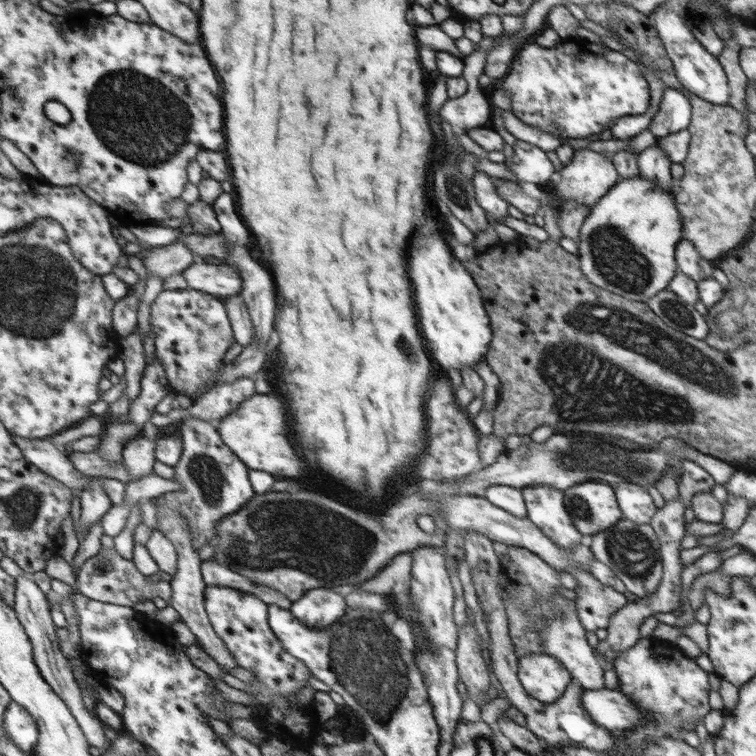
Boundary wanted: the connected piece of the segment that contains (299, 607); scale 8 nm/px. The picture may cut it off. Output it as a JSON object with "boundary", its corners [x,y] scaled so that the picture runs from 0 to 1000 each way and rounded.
{"boundary":[[[431,778],[411,779],[397,792],[386,795],[382,806],[410,831],[434,831],[458,810],[455,791]]]}

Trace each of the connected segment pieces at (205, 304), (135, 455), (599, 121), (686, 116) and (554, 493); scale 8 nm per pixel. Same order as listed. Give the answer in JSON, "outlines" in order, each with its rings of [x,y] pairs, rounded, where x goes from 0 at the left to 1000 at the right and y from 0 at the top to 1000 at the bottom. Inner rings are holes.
{"outlines":[[[[263,382],[257,384],[216,384],[208,396],[201,402],[201,414],[198,427],[205,433],[205,438],[208,439],[208,446],[205,447],[206,455],[206,468],[210,470],[210,475],[216,479],[216,483],[220,485],[225,508],[228,509],[229,517],[234,521],[247,522],[249,525],[258,529],[266,520],[270,520],[274,516],[274,508],[279,508],[282,503],[287,503],[287,497],[290,492],[294,489],[299,481],[295,479],[295,474],[298,468],[303,463],[304,458],[310,455],[310,442],[306,433],[306,426],[302,423],[302,418],[299,418],[299,410],[296,410],[296,402],[291,399],[291,397],[286,397],[283,390],[278,388],[270,389]]],[[[192,577],[177,579],[168,587],[165,607],[171,616],[175,636],[185,635],[189,630],[204,626],[209,611],[209,581],[198,581]]],[[[765,48],[745,53],[733,63],[696,57],[688,74],[679,79],[672,98],[657,110],[656,118],[675,127],[677,149],[698,167],[722,173],[743,187],[749,183],[775,183],[782,177],[794,179],[823,155],[845,153],[857,147],[860,116],[844,90],[825,71],[799,61],[787,62]]],[[[881,116],[876,136],[856,169],[870,184],[907,171],[914,160],[913,134],[890,116]]],[[[725,642],[689,646],[697,685],[743,728],[769,720],[771,708],[762,701],[746,671],[745,648]]]]}

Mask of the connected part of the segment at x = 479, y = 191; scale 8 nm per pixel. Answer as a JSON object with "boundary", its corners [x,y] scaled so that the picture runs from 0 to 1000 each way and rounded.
{"boundary":[[[638,226],[628,228],[626,234],[630,267],[646,284],[664,294],[667,286],[672,286],[672,266],[653,249],[653,241],[647,230]]]}

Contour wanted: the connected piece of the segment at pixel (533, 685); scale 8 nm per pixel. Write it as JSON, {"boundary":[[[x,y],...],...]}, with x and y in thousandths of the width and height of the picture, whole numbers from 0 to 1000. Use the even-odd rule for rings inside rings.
{"boundary":[[[726,866],[690,868],[684,878],[684,896],[696,915],[718,930],[733,930],[747,918],[757,894],[753,885]]]}

